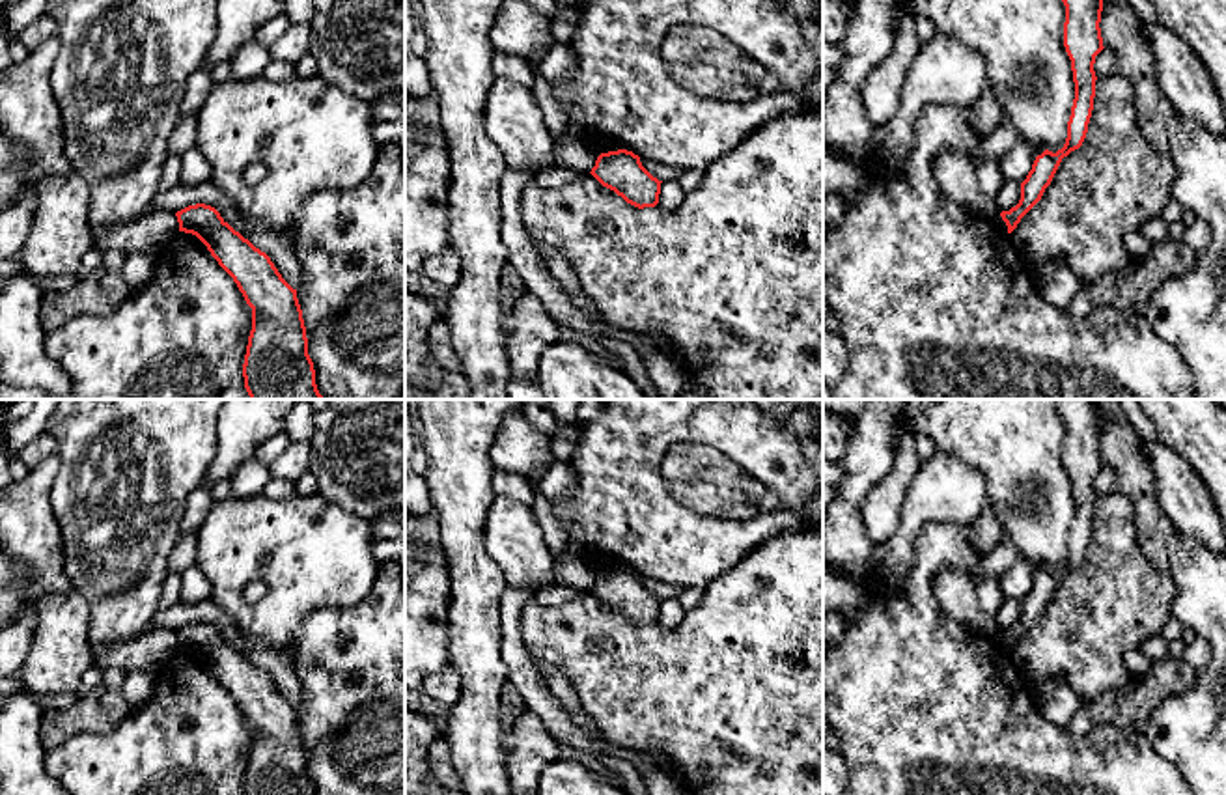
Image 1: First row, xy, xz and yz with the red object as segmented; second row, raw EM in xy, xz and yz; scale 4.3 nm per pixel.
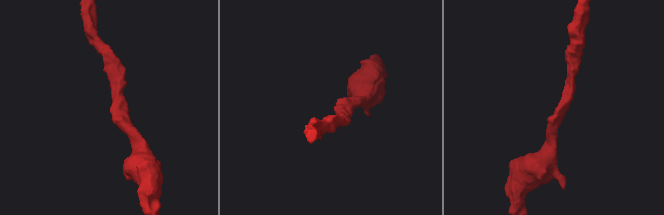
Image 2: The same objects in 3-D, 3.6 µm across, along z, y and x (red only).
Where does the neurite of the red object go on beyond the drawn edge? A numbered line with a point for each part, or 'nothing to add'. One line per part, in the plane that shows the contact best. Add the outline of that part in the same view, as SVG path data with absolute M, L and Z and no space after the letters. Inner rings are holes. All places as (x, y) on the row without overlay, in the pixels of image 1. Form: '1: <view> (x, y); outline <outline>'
nothing to add

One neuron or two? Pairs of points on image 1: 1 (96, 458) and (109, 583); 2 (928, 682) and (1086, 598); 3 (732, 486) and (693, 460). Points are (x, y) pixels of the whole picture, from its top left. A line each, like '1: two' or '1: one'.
1: one
2: two
3: one

